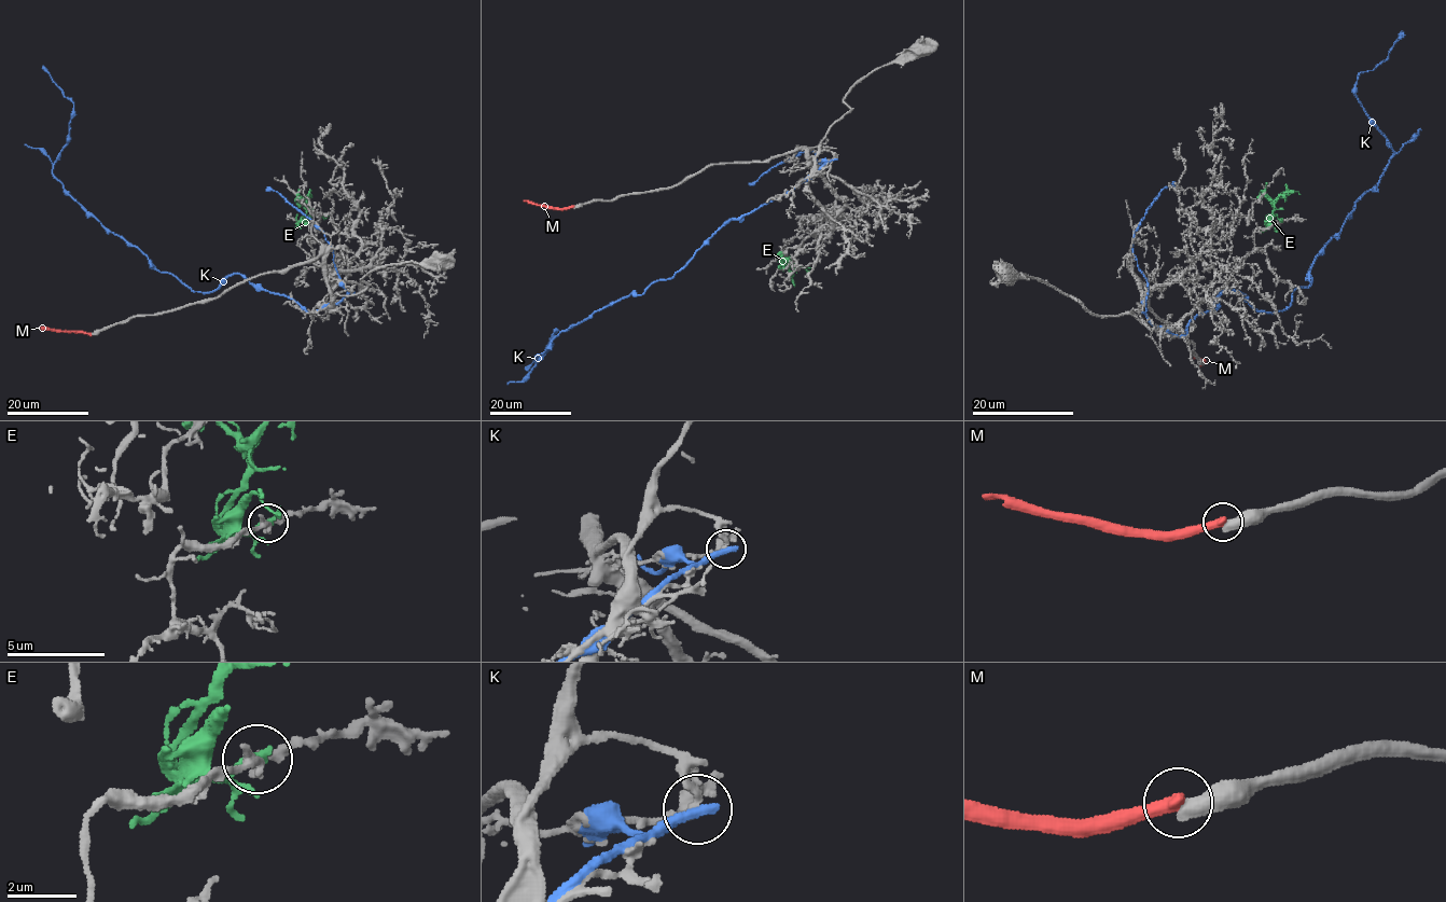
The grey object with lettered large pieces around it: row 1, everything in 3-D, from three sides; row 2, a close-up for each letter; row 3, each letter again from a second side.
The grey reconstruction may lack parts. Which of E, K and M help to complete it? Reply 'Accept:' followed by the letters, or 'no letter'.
Accept: M

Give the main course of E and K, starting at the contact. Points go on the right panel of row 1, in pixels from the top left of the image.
E: (1278, 223), (1267, 223), (1275, 202), (1281, 195), (1296, 191), (1299, 194)
K: (1142, 311), (1180, 335), (1225, 289), (1274, 313), (1310, 283), (1388, 164), (1357, 78), (1402, 31)

